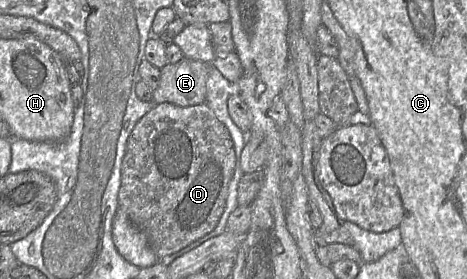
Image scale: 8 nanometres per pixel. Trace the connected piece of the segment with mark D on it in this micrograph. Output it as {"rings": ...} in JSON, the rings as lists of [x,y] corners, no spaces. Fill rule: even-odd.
{"rings":[[[168,102],[159,103],[137,121],[127,140],[126,152],[121,165],[121,185],[118,194],[119,209],[128,216],[133,225],[146,235],[152,250],[159,259],[162,259],[180,251],[210,233],[217,226],[226,206],[229,184],[233,178],[235,168],[236,154],[230,133],[226,126],[217,119],[207,103],[187,107]]]}

